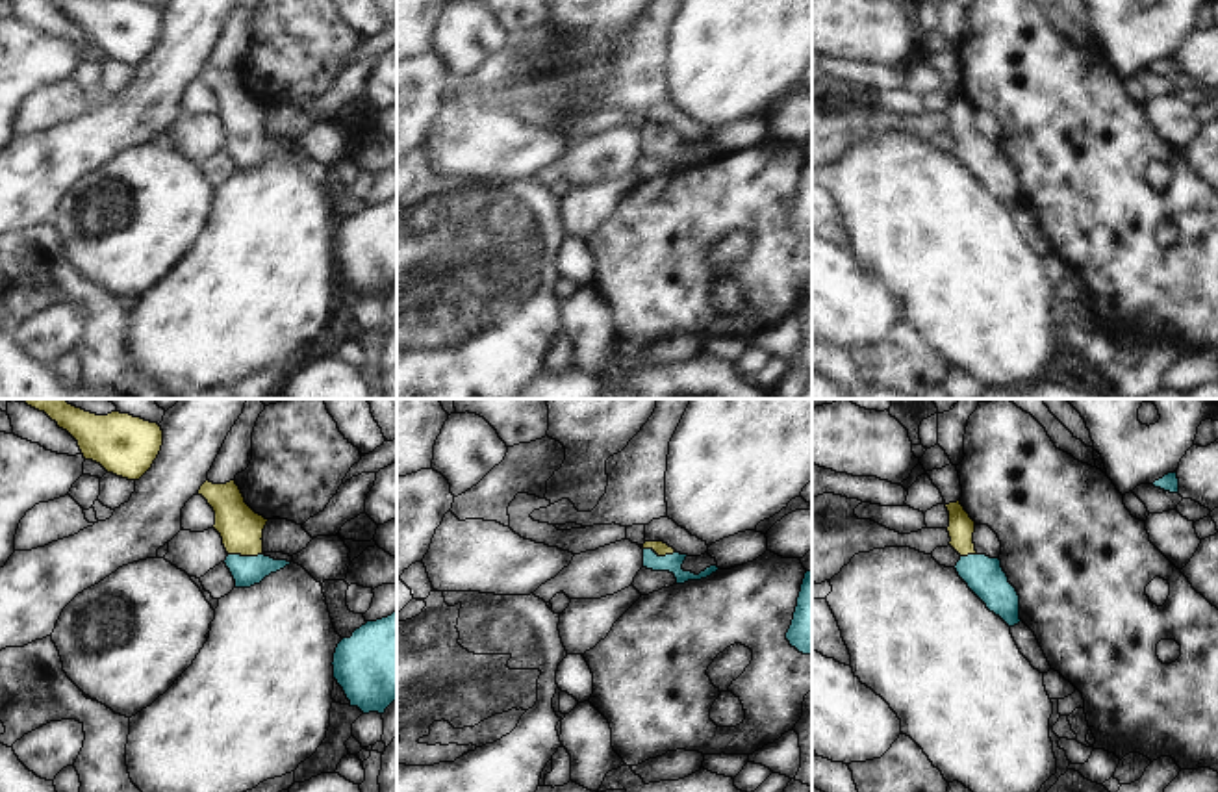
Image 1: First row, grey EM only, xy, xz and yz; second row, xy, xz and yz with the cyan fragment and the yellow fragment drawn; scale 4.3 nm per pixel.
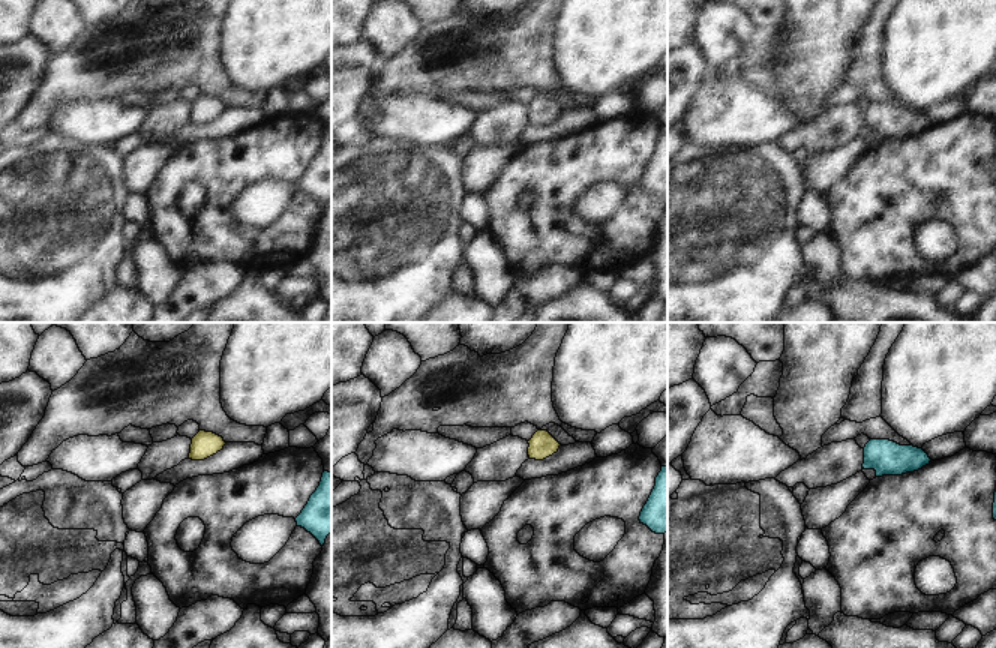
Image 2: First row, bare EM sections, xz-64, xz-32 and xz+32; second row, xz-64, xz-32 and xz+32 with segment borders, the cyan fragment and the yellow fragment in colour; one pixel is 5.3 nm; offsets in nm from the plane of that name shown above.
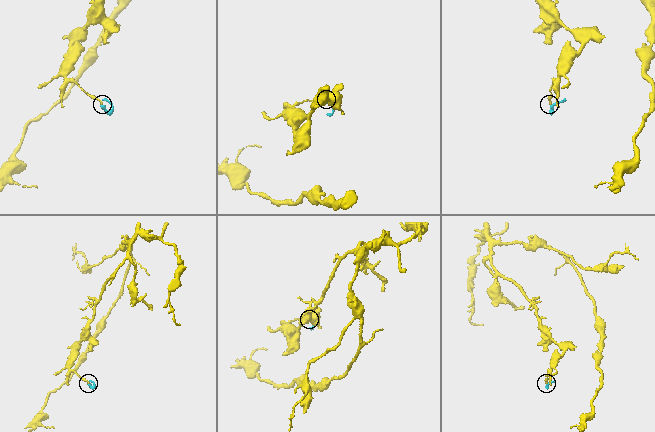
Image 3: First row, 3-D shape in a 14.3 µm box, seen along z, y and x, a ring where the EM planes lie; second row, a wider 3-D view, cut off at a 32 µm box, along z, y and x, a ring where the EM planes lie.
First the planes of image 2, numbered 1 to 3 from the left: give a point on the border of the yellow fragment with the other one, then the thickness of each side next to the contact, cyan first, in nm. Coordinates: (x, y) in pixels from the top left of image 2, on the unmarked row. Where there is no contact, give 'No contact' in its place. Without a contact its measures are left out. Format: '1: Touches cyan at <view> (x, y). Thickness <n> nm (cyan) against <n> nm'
1: No contact
2: No contact
3: No contact

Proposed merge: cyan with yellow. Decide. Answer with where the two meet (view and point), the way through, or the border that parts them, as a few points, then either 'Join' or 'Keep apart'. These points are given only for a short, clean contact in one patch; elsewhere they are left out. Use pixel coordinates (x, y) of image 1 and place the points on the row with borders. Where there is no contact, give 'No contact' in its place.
Touches cyan at xy (245, 557). Path across: xy (247, 572), (245, 557), (241, 529). Join

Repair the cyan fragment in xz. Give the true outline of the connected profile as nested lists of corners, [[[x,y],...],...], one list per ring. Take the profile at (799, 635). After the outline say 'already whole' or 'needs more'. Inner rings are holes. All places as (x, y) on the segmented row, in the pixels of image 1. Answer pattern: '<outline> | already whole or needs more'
[[[812,569],[805,573],[786,640],[803,655],[812,655]]] | already whole

